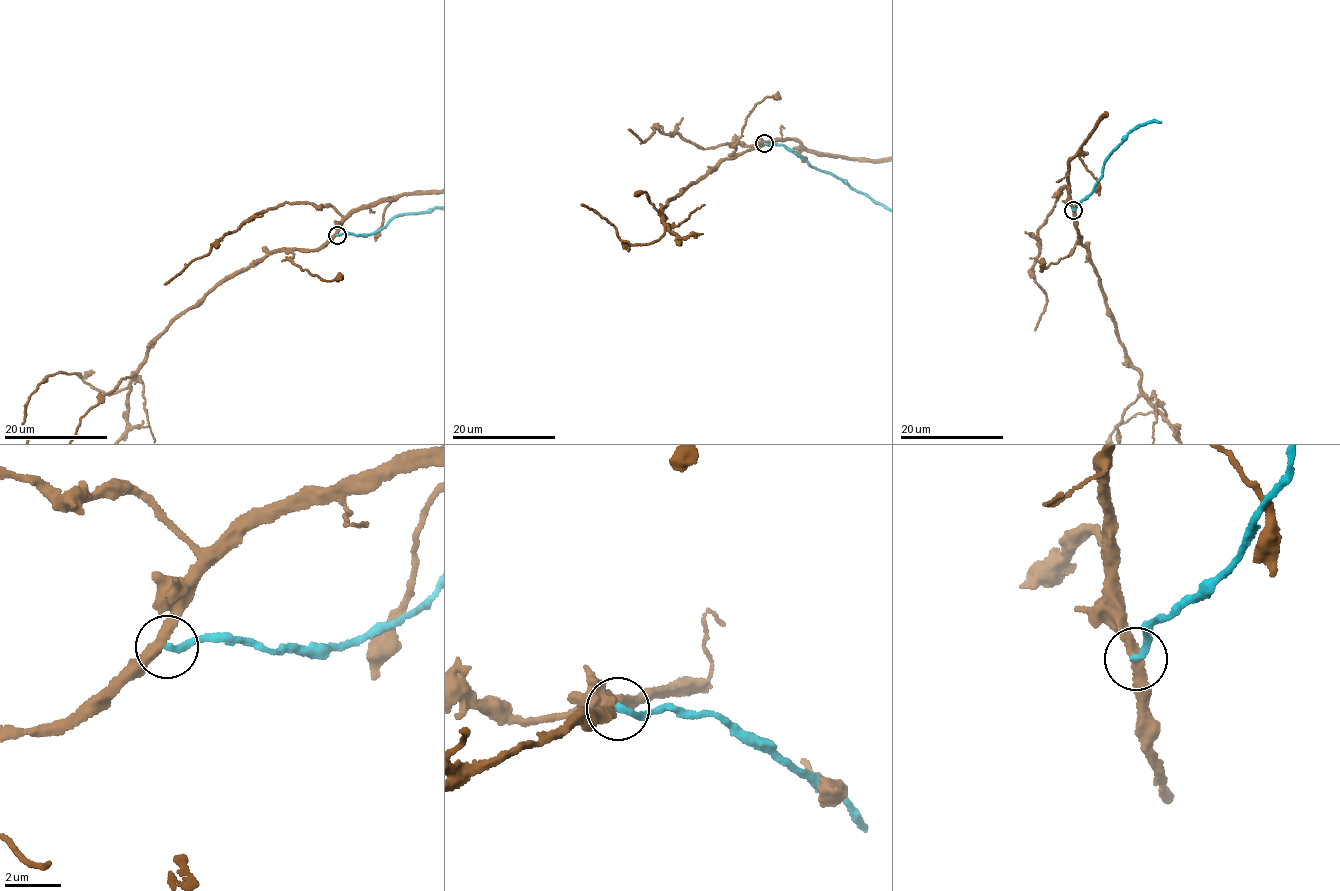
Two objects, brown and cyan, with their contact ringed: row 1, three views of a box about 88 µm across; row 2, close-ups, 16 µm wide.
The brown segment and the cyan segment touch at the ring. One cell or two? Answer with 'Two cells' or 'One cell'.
Two cells

